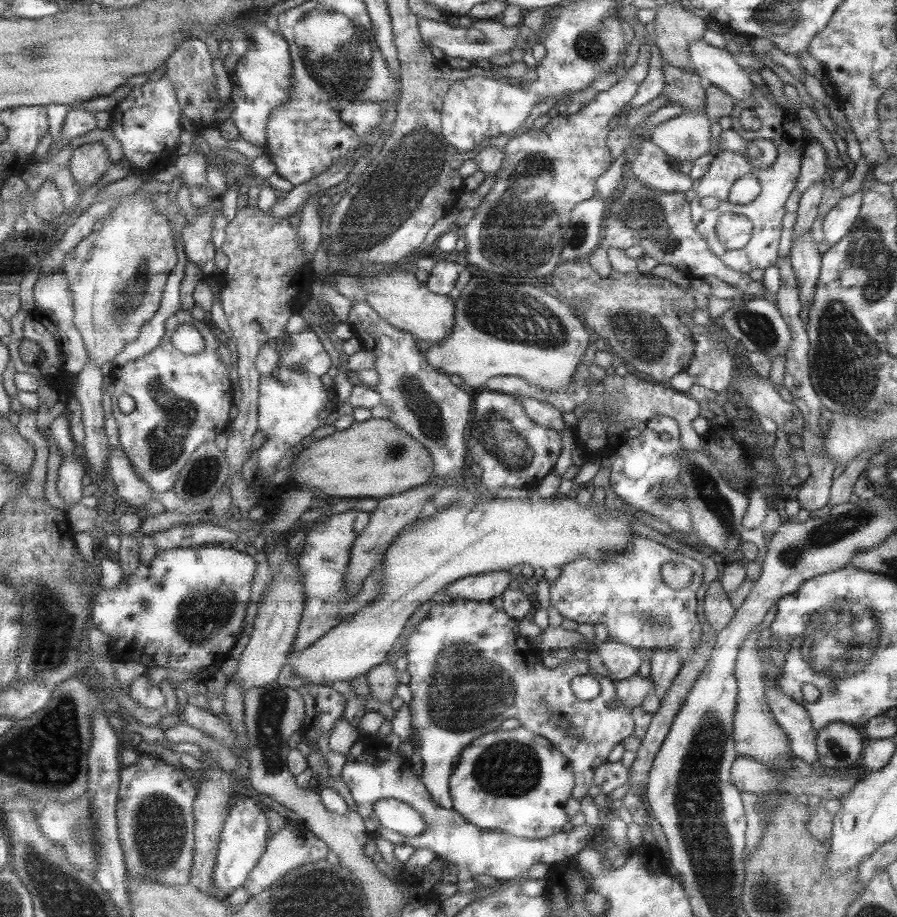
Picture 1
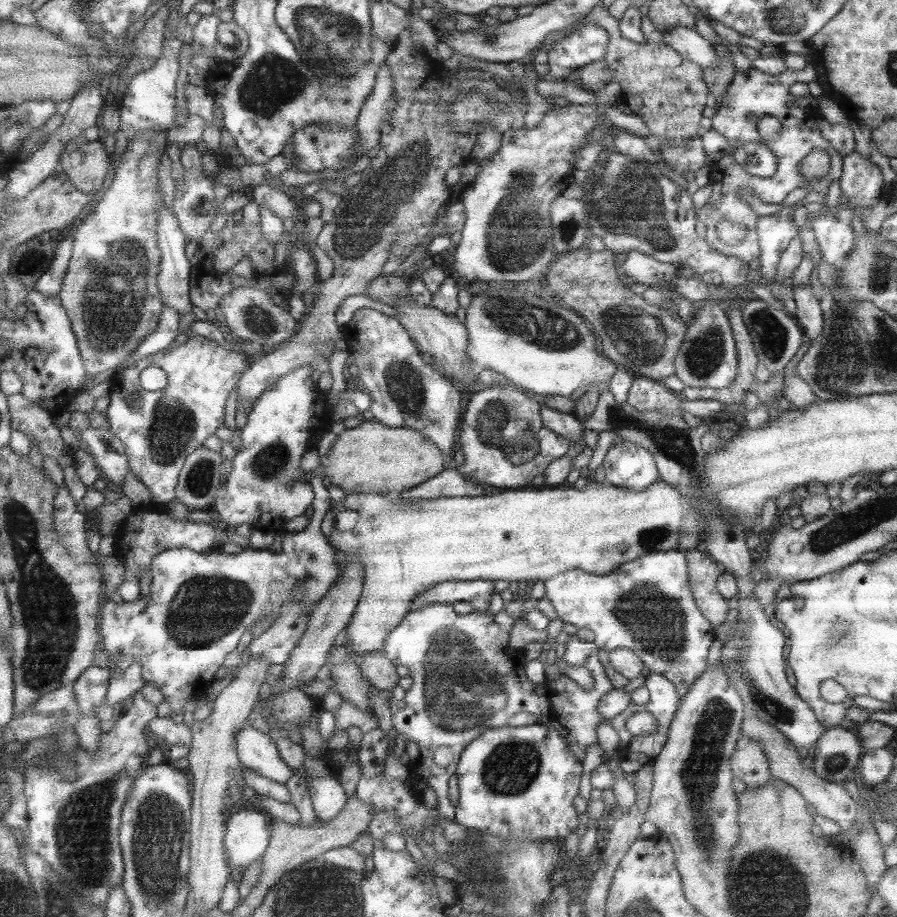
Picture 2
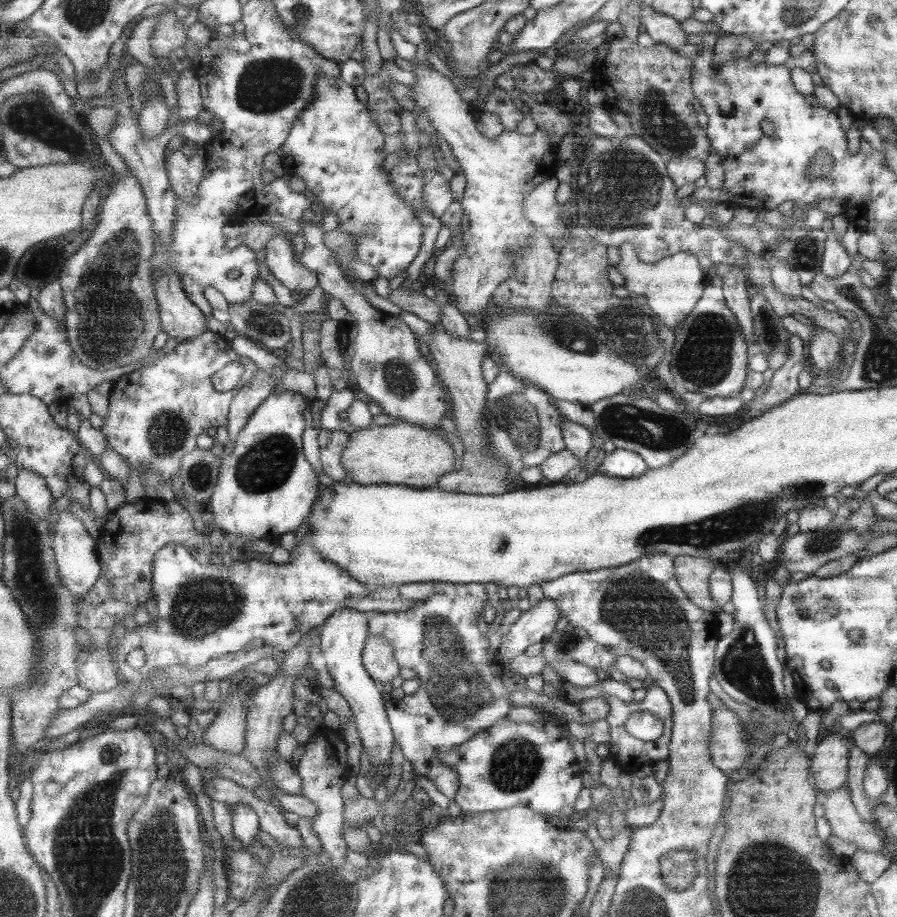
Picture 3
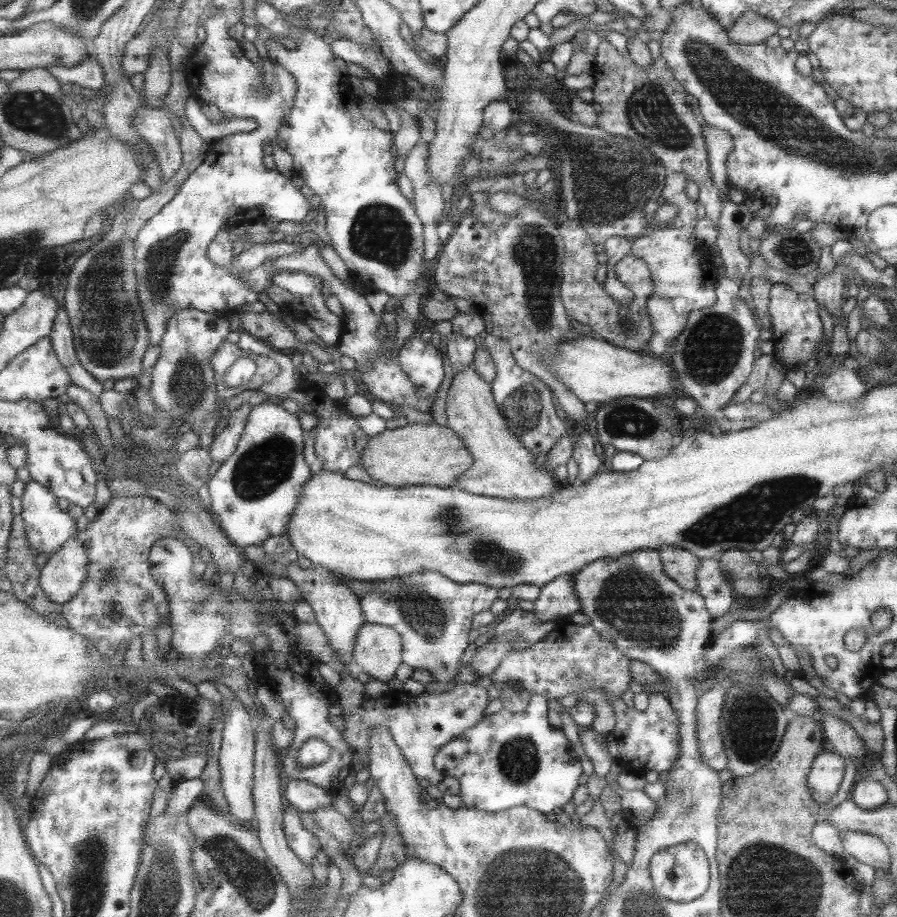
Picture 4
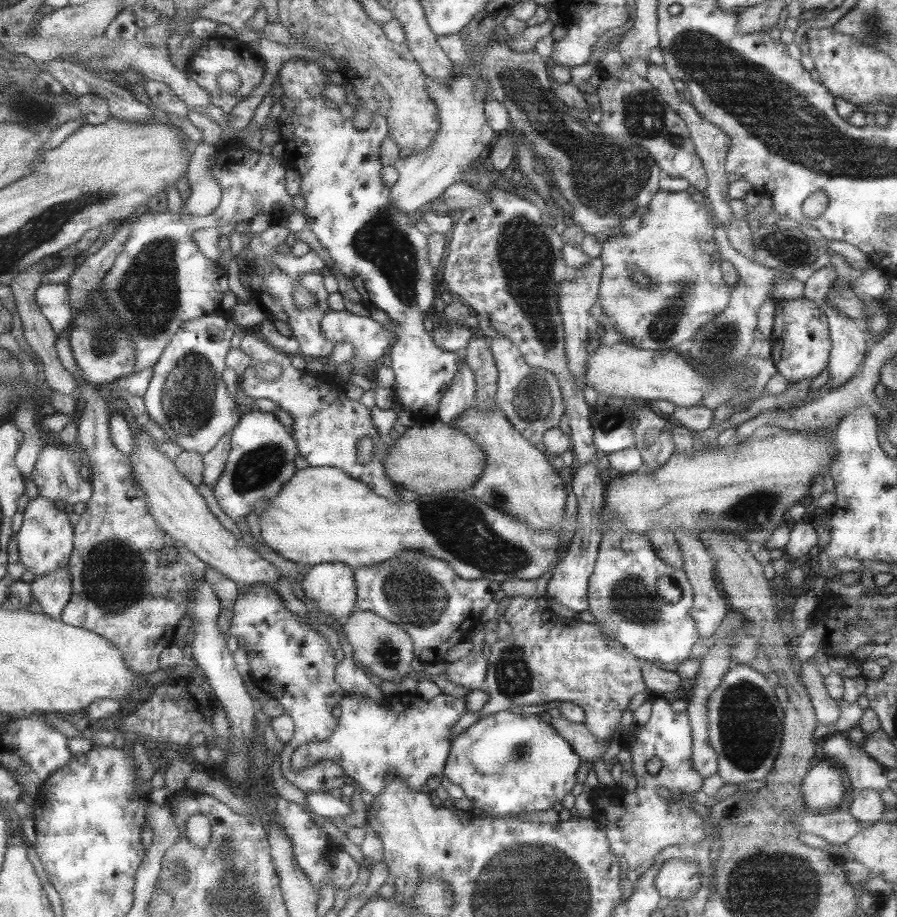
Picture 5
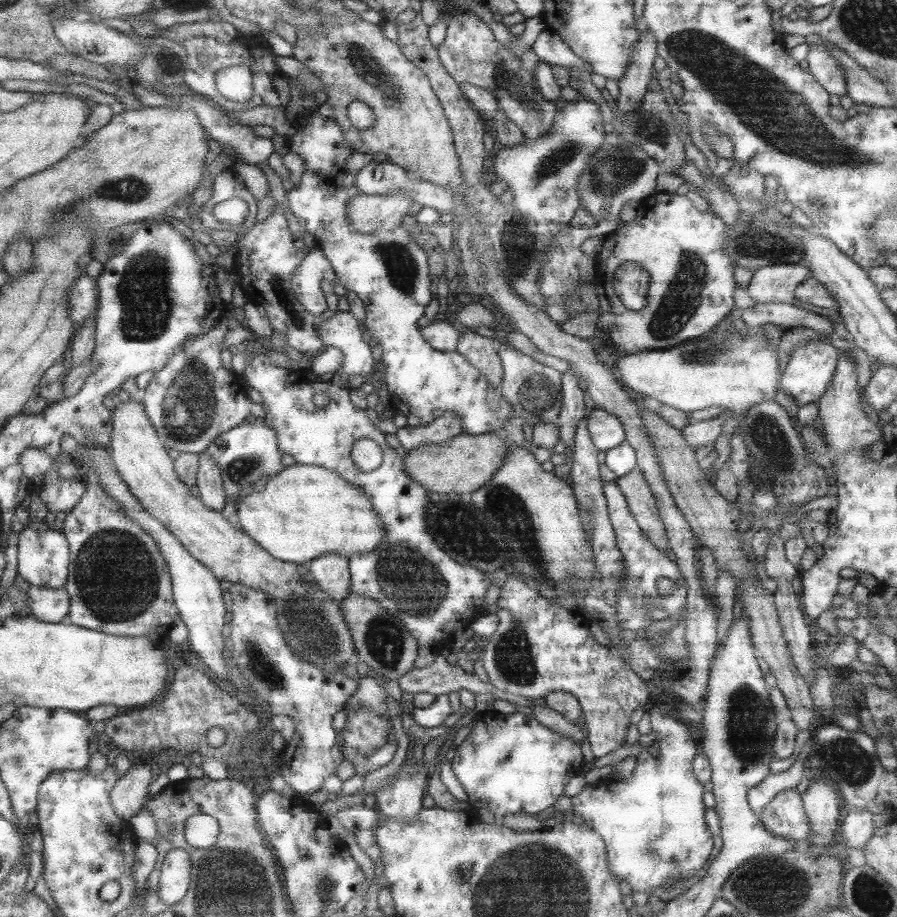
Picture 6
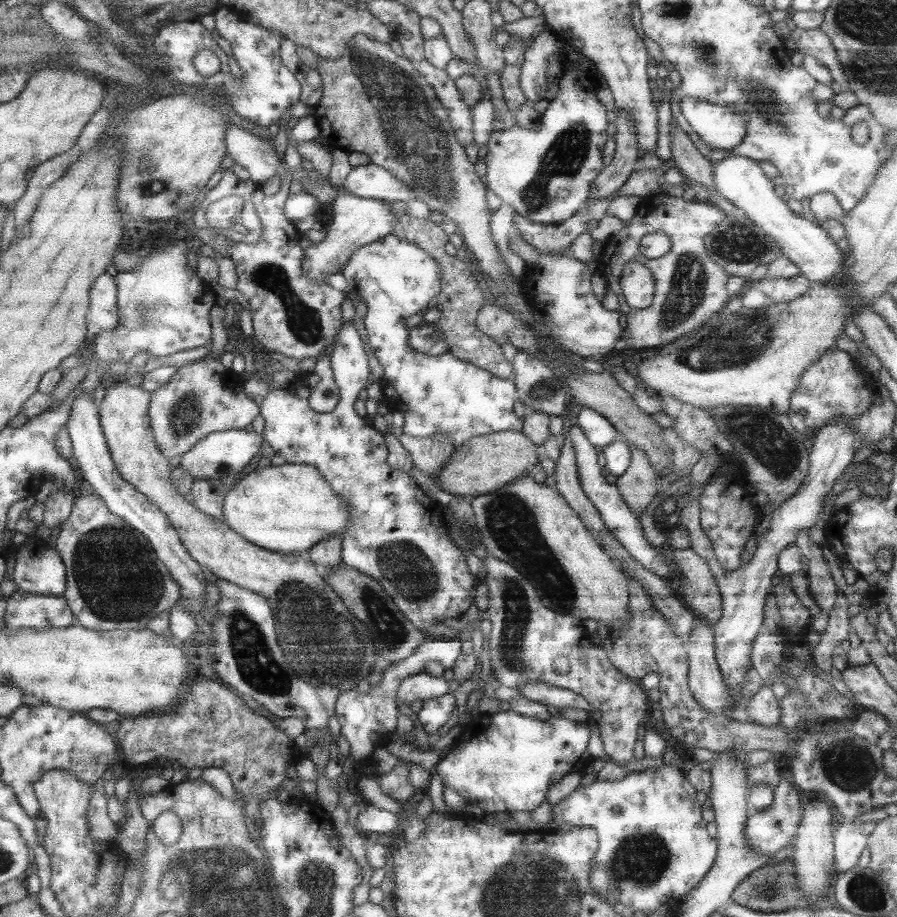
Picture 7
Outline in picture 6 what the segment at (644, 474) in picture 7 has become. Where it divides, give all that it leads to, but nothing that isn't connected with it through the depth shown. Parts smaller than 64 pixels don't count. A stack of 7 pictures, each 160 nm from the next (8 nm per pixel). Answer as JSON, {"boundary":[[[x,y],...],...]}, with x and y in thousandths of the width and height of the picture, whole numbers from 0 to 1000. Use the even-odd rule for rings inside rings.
{"boundary":[[[710,510],[683,526],[697,542],[701,558],[715,580],[737,603],[746,600],[739,570],[735,567],[730,542]]]}

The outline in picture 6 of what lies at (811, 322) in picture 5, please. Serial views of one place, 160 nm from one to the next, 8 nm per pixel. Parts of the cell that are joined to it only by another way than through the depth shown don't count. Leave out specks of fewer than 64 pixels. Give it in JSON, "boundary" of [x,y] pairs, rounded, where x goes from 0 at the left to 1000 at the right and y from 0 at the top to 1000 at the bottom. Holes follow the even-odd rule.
{"boundary":[[[918,365],[918,371],[902,372],[883,383],[880,394],[870,408],[867,422],[877,432],[884,433],[890,446],[902,439],[913,437],[913,433],[920,429],[930,407],[934,383],[926,377],[926,366]]]}

